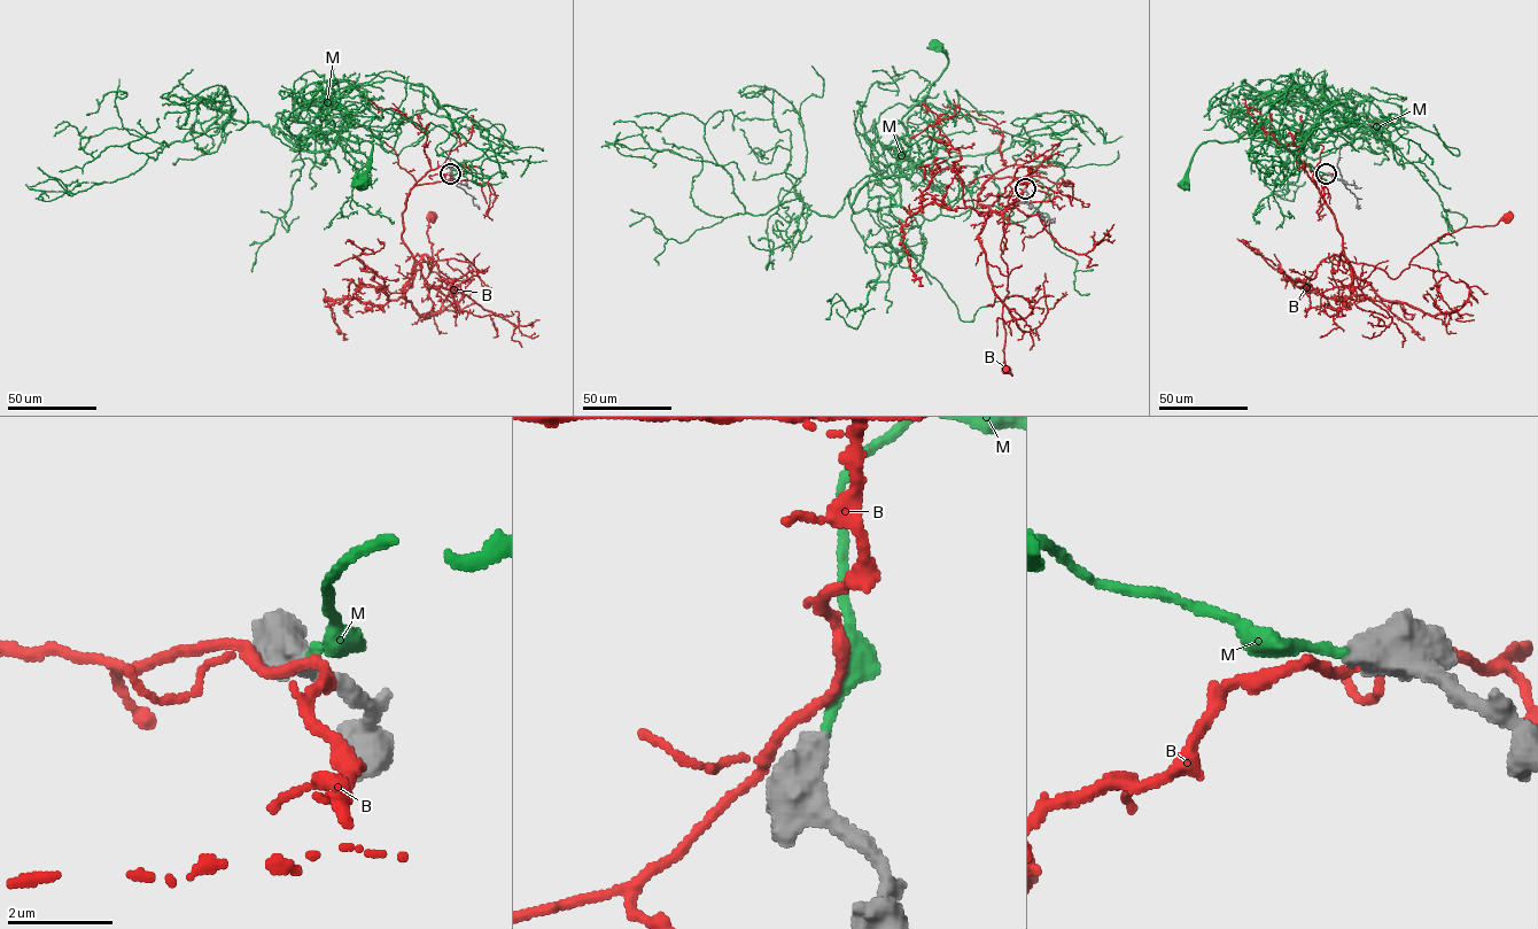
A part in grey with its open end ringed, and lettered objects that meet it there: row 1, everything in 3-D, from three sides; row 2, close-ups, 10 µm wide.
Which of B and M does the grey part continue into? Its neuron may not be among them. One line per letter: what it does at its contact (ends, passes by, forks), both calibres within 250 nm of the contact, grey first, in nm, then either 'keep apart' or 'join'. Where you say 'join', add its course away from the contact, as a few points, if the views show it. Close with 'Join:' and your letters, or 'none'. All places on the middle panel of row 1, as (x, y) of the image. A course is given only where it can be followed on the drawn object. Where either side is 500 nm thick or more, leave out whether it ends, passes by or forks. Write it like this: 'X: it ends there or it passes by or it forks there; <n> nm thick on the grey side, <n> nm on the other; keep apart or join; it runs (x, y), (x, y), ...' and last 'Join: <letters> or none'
B: 750 nm thick on the grey side, 160 nm on the other; keep apart
M: 550 nm thick on the grey side, 180 nm on the other; keep apart
Join: none

